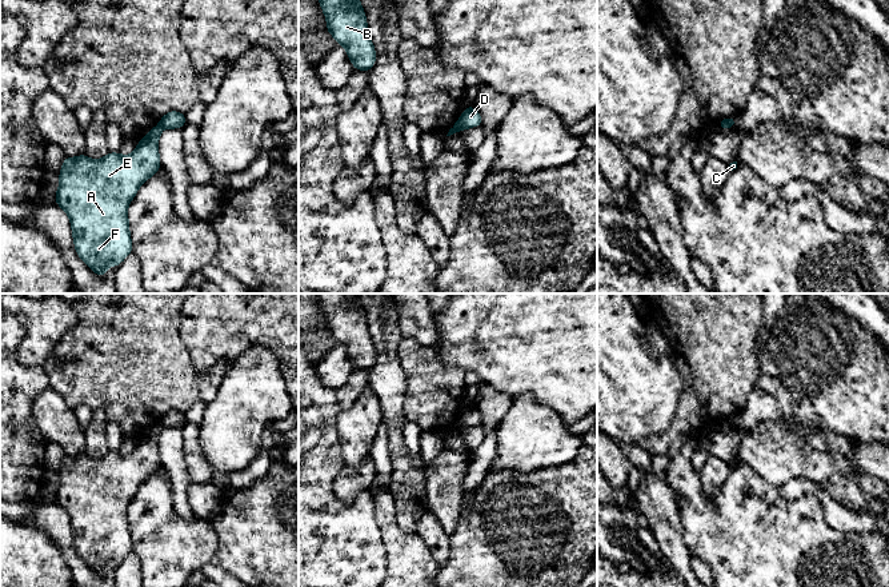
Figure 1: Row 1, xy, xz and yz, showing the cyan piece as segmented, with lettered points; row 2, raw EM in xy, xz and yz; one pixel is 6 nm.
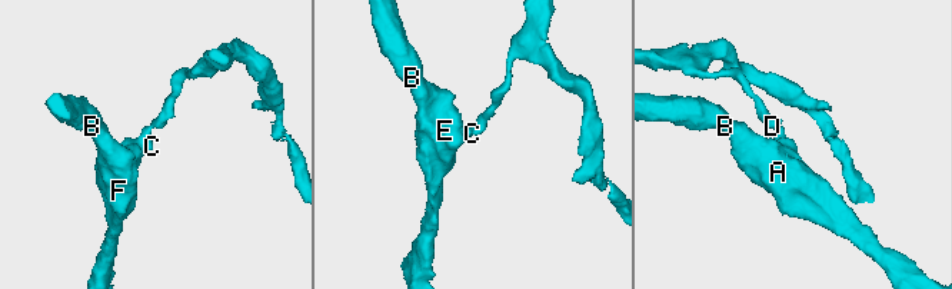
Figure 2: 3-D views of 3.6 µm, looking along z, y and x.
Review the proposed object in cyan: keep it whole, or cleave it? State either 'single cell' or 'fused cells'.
fused cells

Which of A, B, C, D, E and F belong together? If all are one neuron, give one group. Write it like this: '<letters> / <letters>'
A B C E F / D

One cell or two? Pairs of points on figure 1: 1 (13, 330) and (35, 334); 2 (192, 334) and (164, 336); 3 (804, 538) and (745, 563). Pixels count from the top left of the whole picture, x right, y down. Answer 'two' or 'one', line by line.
1: two
2: two
3: one

